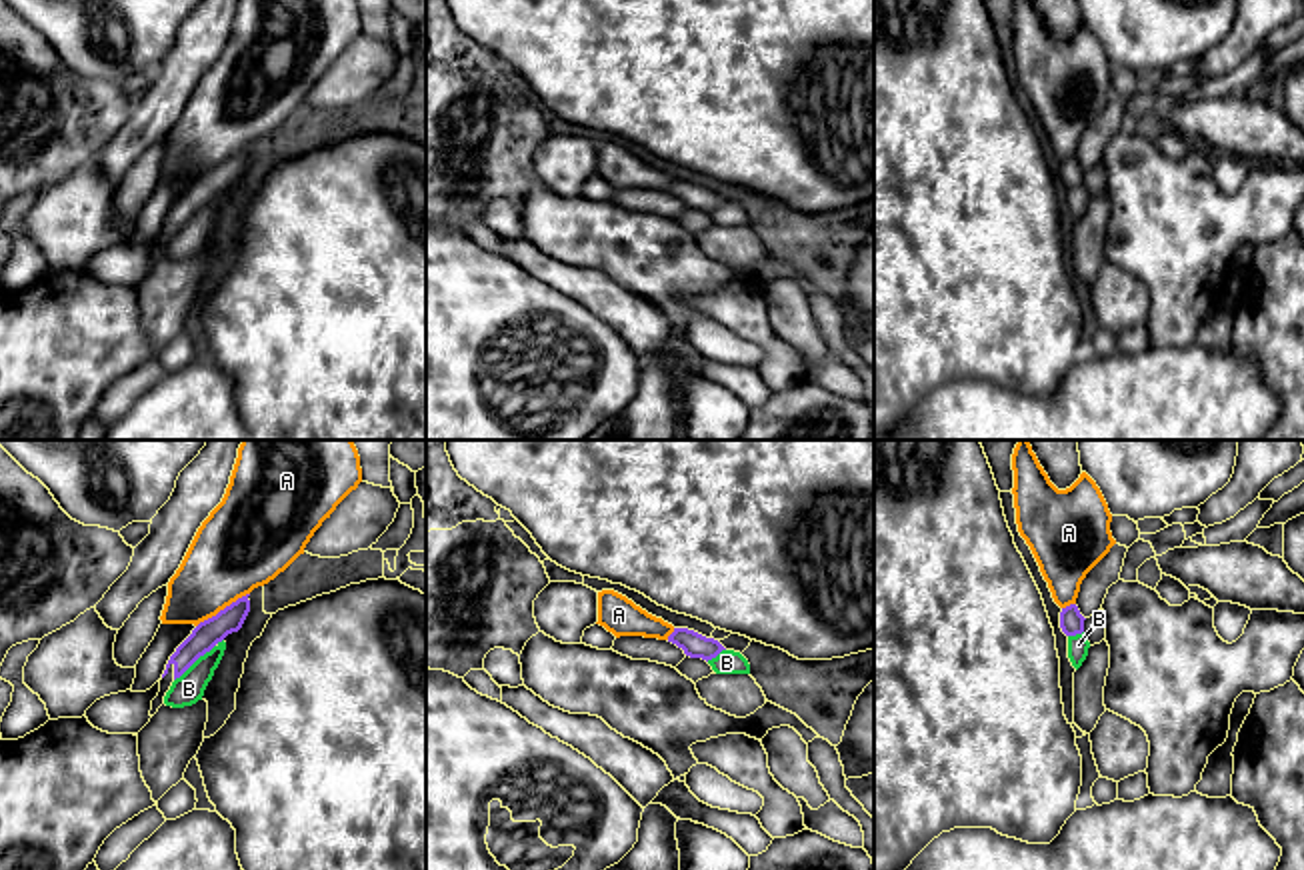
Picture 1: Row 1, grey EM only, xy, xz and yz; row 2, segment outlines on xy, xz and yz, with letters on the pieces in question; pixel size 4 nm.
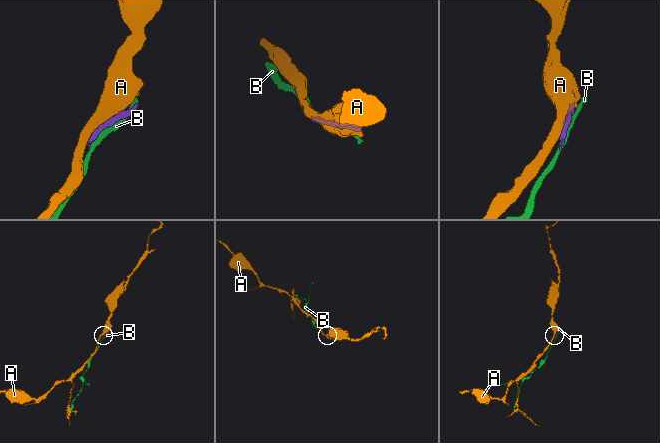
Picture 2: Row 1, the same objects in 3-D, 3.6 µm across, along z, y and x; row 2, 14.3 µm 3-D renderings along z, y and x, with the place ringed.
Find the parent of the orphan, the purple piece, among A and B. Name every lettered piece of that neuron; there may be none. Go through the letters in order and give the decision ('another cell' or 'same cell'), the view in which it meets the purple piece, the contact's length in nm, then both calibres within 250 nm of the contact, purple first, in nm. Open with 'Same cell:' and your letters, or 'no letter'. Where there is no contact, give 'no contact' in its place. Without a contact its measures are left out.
Same cell: no letter
A: another cell; meets purple in xy; contact 260 nm long; 110 nm thick on the purple side, 340 nm on the other
B: another cell; meets purple in xy; contact 260 nm long; 110 nm thick on the purple side, 120 nm on the other

